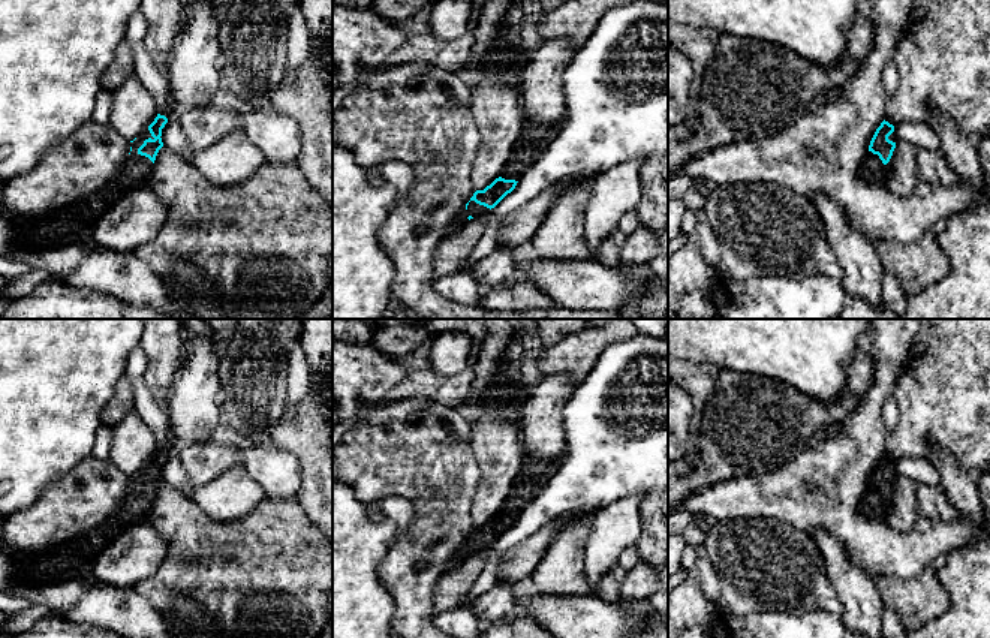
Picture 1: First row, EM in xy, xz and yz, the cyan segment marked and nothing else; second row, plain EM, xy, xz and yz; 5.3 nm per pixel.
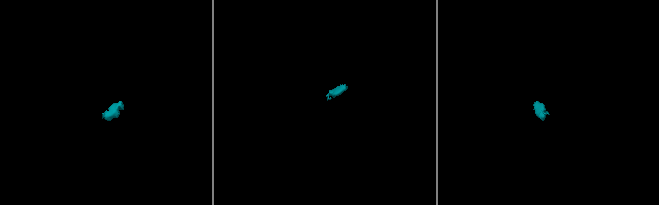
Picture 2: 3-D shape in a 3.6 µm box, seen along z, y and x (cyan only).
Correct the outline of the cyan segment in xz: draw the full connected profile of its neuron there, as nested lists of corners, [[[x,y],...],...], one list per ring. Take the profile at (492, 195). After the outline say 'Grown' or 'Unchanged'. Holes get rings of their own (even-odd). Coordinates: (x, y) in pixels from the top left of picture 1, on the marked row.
[[[524,118],[521,135],[514,147],[509,162],[484,190],[476,190],[466,204],[464,217],[469,220],[490,213],[508,193],[511,193],[521,175],[535,165],[550,142],[559,133],[562,120],[551,123],[536,123]]]. Grown

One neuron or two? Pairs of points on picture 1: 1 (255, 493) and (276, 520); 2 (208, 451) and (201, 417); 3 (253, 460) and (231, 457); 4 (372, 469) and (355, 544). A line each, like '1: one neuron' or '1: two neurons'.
1: two neurons
2: two neurons
3: two neurons
4: two neurons

